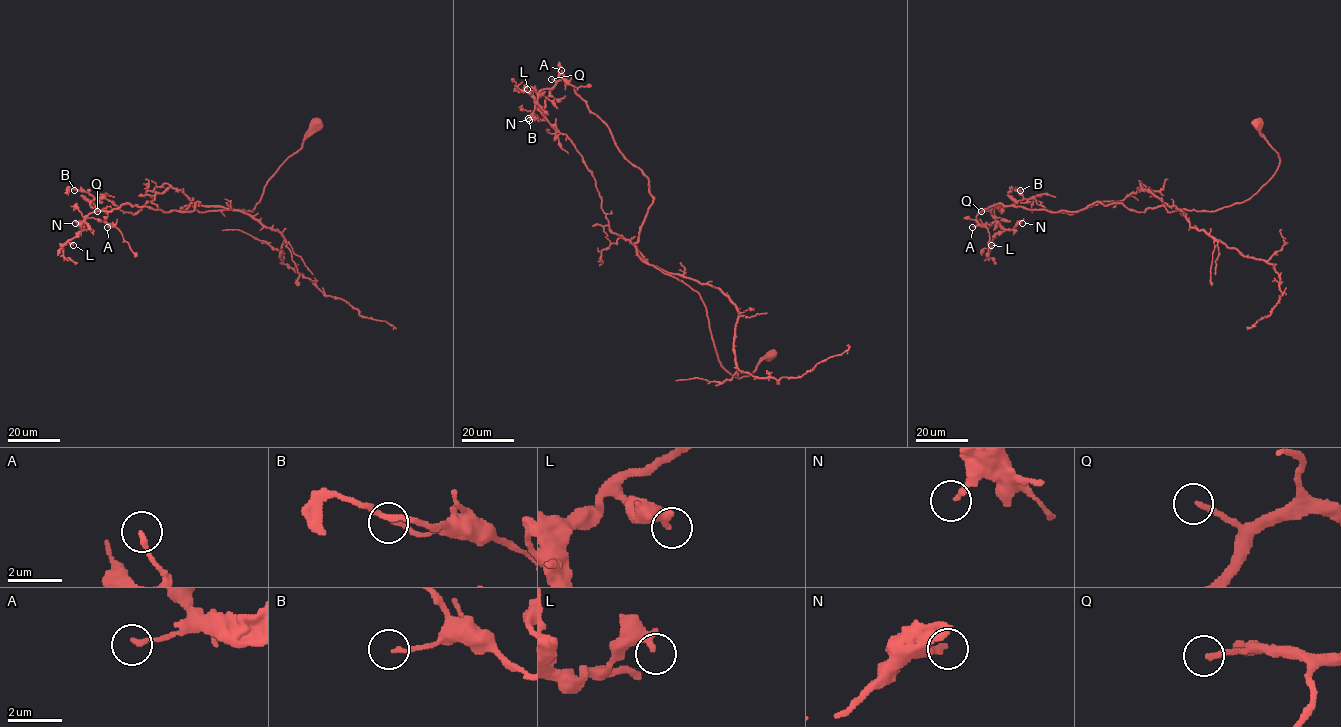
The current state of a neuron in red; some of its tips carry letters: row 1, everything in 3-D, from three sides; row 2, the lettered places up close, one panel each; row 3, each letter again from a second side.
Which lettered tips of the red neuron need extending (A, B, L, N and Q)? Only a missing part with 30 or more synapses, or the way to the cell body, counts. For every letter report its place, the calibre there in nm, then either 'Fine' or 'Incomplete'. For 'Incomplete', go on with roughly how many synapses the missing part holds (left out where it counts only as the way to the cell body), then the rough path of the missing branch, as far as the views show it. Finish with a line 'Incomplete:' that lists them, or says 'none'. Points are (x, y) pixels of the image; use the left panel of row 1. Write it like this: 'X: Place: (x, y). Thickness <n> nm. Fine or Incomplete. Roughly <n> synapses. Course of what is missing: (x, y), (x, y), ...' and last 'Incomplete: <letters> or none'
A: Place: (107, 227). Thickness 150 nm. Fine
B: Place: (74, 190). Thickness 150 nm. Fine
L: Place: (73, 245). Thickness 320 nm. Fine
N: Place: (75, 223). Thickness 200 nm. Fine
Q: Place: (97, 211). Thickness 180 nm. Incomplete. Roughly 40 synapses. Course of what is missing: (97, 211), (92, 212), (86, 219), (75, 219)
Incomplete: Q

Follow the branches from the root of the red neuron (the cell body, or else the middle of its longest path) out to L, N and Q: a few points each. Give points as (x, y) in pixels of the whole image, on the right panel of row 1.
L: (1163, 206), (1136, 212), (1096, 202), (1050, 212), (996, 203), (981, 211), (1004, 230), (991, 245)
N: (1163, 206), (1136, 212), (1096, 202), (1050, 212), (996, 203), (981, 211), (1005, 229), (1022, 223)
Q: (1163, 206), (1136, 212), (1121, 203), (1103, 205), (1096, 202), (1079, 210), (1050, 212), (996, 203), (981, 211)

